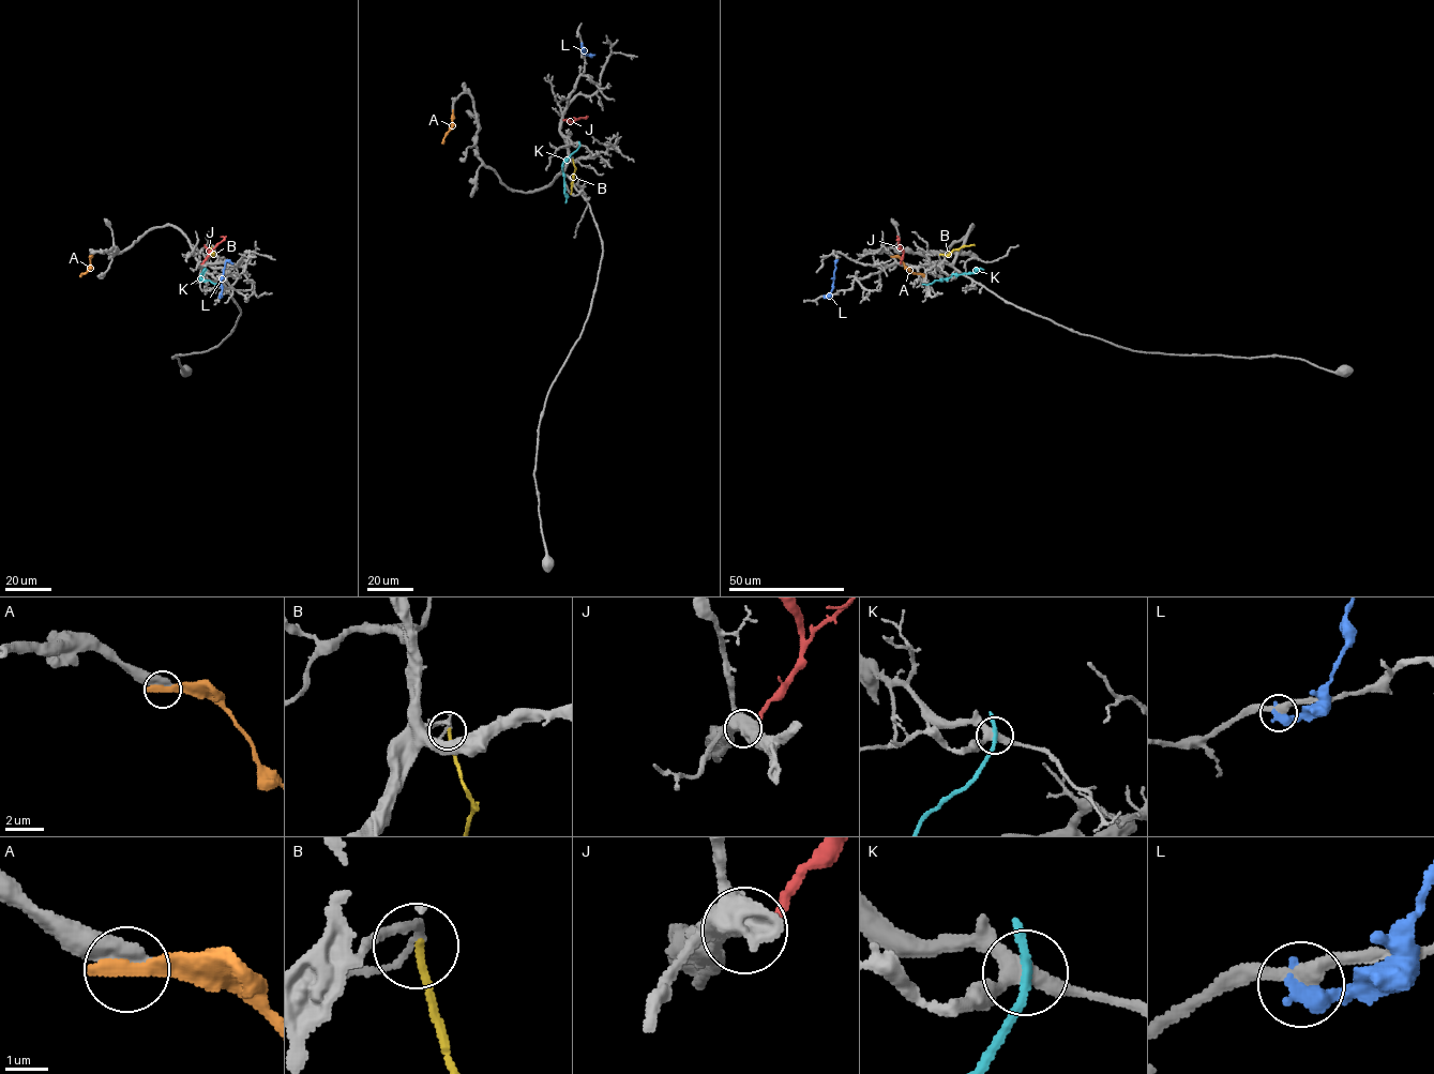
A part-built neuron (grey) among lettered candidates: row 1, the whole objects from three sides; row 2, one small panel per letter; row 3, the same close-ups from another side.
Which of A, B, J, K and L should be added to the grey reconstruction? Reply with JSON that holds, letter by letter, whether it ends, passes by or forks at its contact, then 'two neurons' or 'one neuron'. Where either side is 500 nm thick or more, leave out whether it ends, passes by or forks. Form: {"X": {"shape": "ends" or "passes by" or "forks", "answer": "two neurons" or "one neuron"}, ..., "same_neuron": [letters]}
{"A": {"answer": "two neurons"}, "B": {"shape": "ends", "answer": "one neuron"}, "J": {"shape": "ends", "answer": "one neuron"}, "K": {"shape": "passes by", "answer": "two neurons"}, "L": {"shape": "ends", "answer": "two neurons"}, "same_neuron": ["B", "J"]}

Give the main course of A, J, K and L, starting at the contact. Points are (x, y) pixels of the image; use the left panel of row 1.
A: (90, 256), (90, 268), (80, 276)
J: (201, 263), (224, 240), (221, 237)
K: (217, 284), (200, 278), (204, 269)
L: (220, 297), (225, 262), (232, 262)

